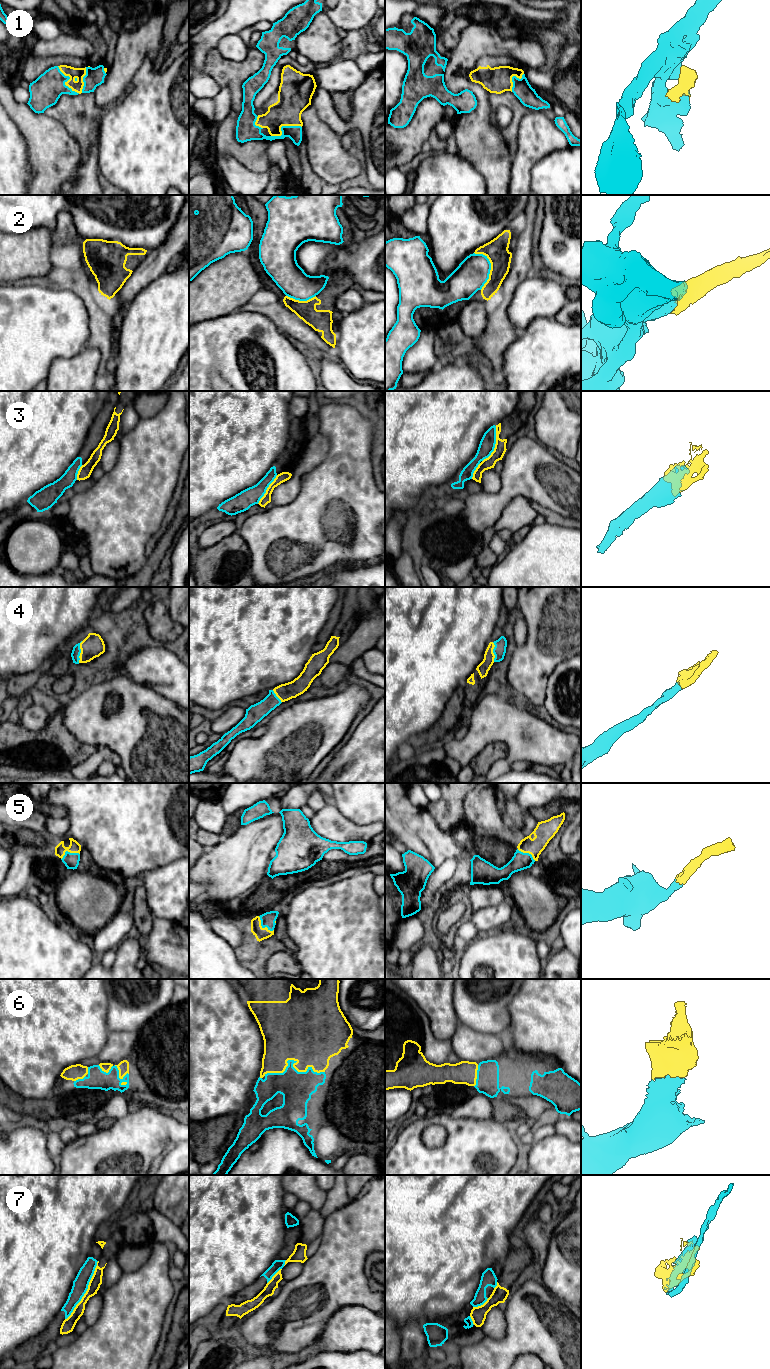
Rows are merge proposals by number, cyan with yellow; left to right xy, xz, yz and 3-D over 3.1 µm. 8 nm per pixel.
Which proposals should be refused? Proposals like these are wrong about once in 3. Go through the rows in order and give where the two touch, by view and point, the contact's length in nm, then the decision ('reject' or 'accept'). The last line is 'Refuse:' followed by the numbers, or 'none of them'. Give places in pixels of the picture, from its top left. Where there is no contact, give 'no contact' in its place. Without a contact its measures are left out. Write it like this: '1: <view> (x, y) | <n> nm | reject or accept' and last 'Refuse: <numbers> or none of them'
1: xz (282, 126) | 260 nm | accept
2: yz (490, 267) | 300 nm | reject
3: yz (495, 443) | 300 nm | reject
4: xy (80, 652) | 180 nm | accept
5: xz (263, 927) | 170 nm | accept
6: xz (294, 1061) | 480 nm | accept
7: xy (86, 1290) | 550 nm | reject
Refuse: 2, 3, 7

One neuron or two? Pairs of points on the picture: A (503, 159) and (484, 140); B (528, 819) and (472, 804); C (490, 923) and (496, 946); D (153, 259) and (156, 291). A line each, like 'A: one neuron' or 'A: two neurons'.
A: one neuron
B: two neurons
C: two neurons
D: two neurons

